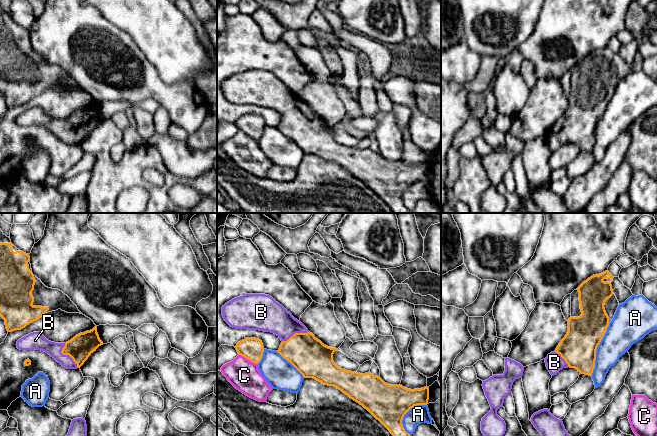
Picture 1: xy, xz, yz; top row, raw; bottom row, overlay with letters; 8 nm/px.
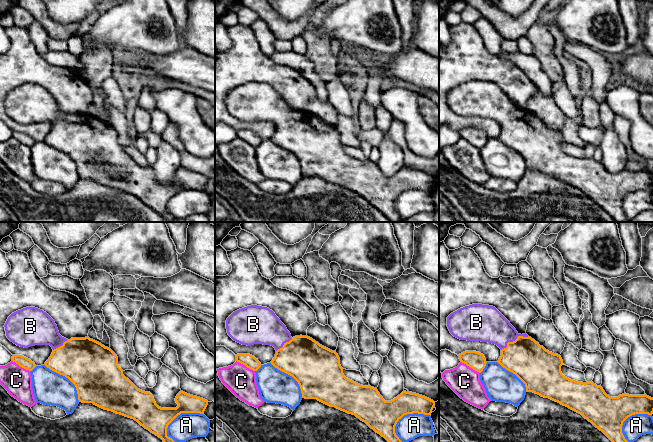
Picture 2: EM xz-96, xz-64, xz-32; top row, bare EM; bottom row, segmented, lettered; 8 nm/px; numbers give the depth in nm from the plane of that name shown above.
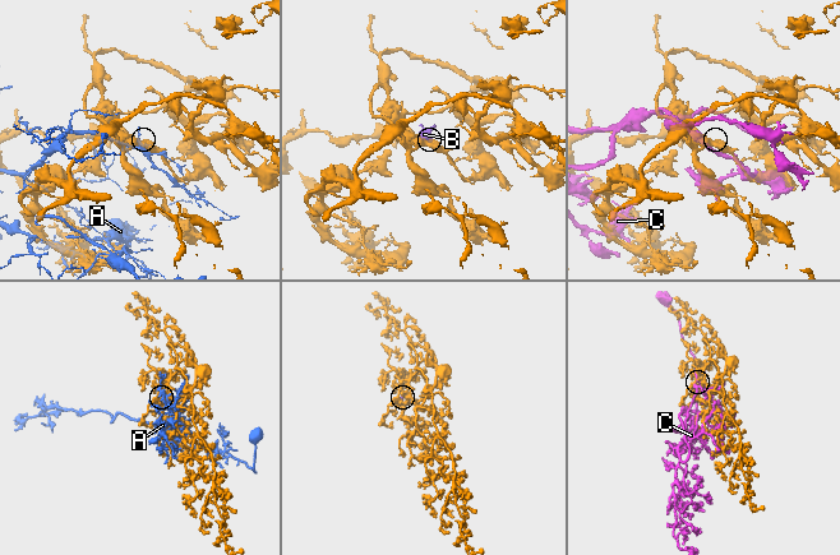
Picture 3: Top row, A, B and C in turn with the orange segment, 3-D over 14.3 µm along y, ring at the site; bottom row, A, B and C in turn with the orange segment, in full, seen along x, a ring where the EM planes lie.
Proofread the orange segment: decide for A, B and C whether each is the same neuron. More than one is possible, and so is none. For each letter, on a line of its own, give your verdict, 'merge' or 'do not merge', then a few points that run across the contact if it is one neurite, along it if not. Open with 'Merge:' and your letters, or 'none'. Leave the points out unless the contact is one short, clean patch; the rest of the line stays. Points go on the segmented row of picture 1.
Merge: B
A: do not merge
B: merge; line xy (79, 348), (73, 354), (66, 354), (38, 342)
C: do not merge

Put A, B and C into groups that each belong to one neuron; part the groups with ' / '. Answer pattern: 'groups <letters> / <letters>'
groups A / B / C

